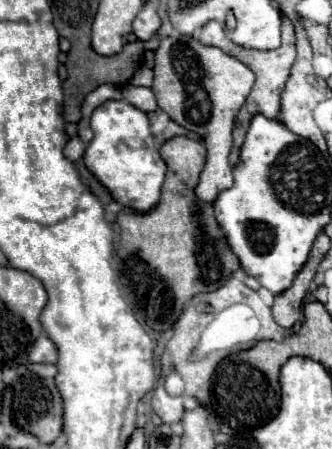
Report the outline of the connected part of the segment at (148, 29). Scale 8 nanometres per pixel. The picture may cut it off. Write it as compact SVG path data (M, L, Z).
M146 2L144 8L138 12L136 20L132 22L132 30L138 40L146 42L158 32L158 28L160 28L160 18L156 14L156 8L152 2Z

